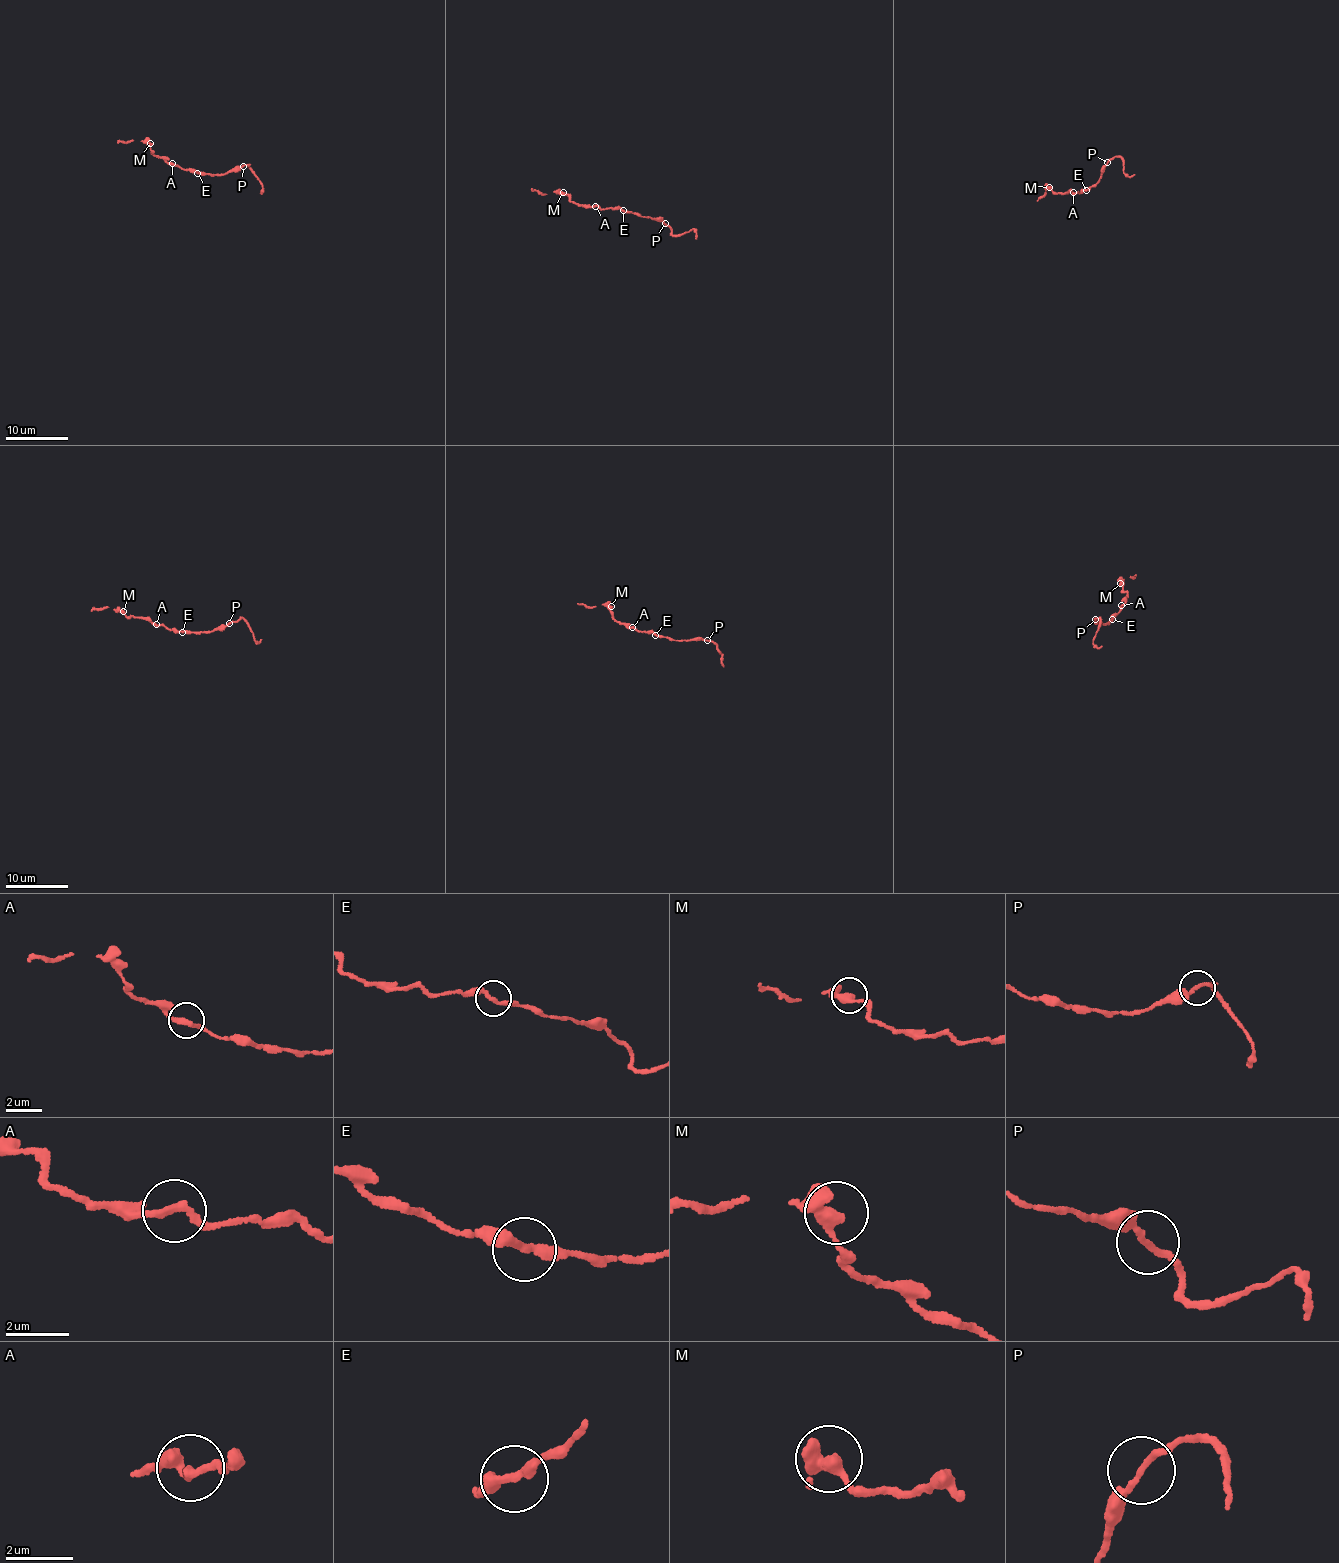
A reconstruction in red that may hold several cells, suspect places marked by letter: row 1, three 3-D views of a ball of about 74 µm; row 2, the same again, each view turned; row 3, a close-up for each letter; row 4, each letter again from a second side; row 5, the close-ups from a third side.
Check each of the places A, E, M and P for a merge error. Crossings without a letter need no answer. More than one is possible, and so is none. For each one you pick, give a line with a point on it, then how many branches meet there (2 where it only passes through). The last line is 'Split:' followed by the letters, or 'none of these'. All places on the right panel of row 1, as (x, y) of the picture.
Split: none of these

